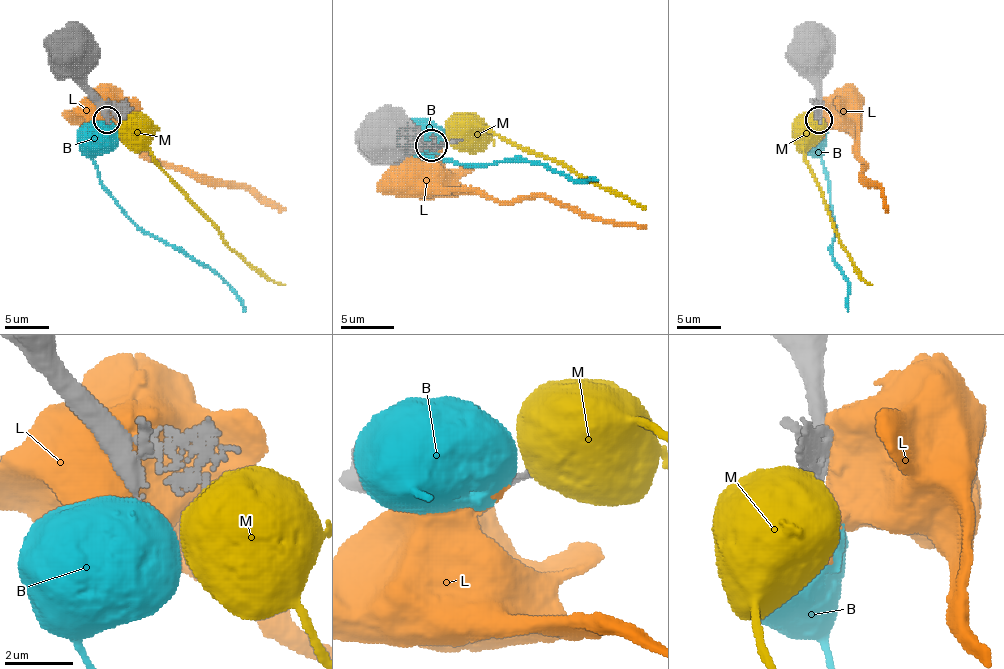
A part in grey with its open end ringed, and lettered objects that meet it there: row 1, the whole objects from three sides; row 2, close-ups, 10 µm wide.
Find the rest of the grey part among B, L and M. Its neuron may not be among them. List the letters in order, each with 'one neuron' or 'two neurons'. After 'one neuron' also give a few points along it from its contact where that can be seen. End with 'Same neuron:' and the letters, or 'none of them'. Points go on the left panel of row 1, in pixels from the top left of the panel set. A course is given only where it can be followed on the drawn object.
B: two neurons
L: two neurons
M: two neurons
Same neuron: none of them

